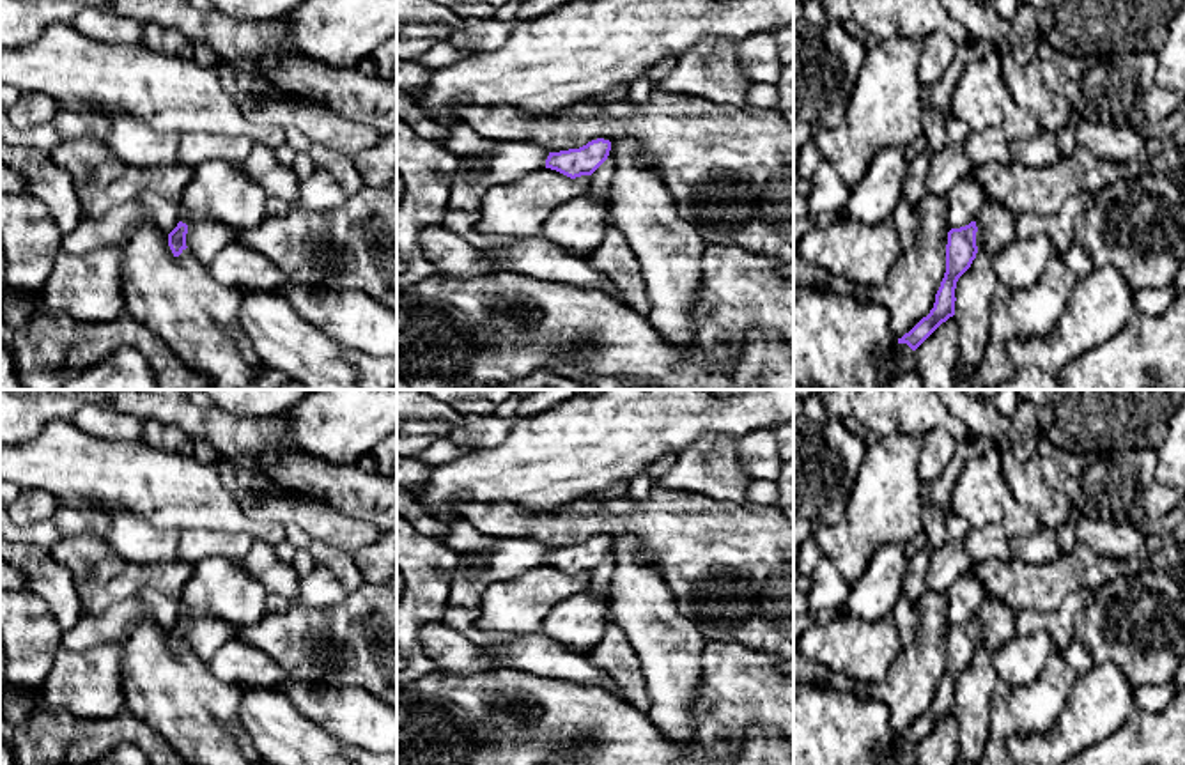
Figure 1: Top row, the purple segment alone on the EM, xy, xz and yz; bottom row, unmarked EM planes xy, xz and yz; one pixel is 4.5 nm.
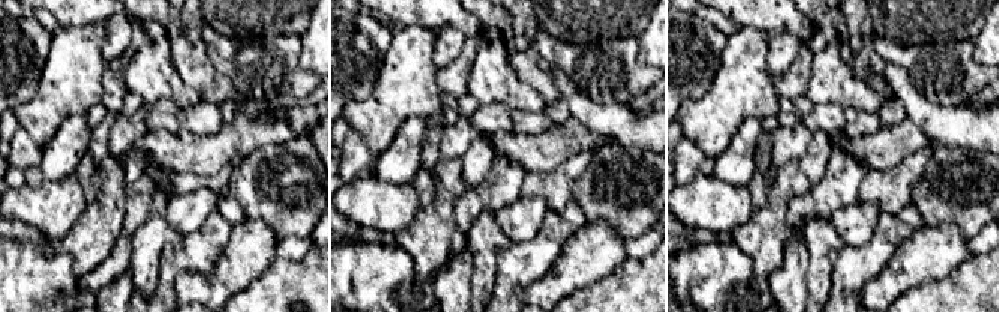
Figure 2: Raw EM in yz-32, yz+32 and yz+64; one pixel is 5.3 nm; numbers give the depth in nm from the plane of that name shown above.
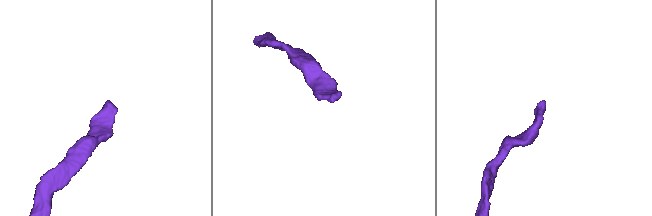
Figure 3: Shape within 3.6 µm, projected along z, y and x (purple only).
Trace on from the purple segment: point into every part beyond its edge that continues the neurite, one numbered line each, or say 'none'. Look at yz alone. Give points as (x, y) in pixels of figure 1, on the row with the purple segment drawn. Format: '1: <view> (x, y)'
1: yz (996, 225)

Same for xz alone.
1: xz (599, 185)

